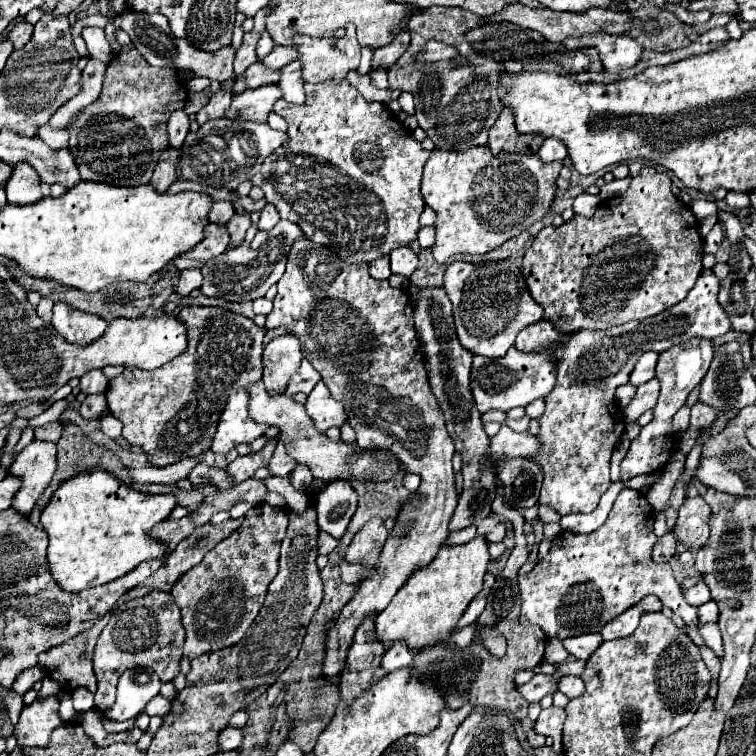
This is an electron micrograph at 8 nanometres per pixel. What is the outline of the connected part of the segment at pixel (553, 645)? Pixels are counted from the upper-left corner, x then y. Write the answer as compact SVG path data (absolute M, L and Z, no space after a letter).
M549 639L547 647L545 647L545 661L551 665L561 665L567 659L567 651L563 649L559 639Z

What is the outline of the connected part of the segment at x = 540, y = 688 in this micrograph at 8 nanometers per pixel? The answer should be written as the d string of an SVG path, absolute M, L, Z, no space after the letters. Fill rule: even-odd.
M535 675L529 683L525 685L519 685L519 693L529 701L529 703L539 703L541 697L557 691L557 685L559 685L559 677L555 675Z

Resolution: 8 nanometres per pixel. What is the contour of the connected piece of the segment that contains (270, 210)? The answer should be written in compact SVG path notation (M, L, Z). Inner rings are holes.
M265 205L263 211L261 211L261 217L259 217L257 227L259 227L259 231L271 231L277 225L277 221L279 221L277 209L273 205Z

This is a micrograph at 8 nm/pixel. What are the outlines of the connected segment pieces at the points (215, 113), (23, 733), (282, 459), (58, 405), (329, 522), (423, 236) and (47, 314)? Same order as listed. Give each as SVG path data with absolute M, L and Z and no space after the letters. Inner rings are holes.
M221 87L219 91L215 91L215 93L209 97L207 105L201 107L201 111L195 115L197 123L203 125L203 123L209 121L209 119L223 117L223 113L225 113L225 109L229 107L229 103L231 103L231 91L227 91L227 89Z
M53 695L25 705L13 735L21 747L47 747L53 729L57 729L61 723L59 701Z
M277 437L277 447L275 447L275 453L273 453L273 459L269 463L269 471L271 475L279 475L279 477L285 477L289 475L291 467L295 467L297 463L293 463L293 459L289 459L289 455L285 453L285 443L281 443L281 437Z
M65 399L55 401L47 411L43 411L39 417L31 419L31 421L29 421L29 427L39 427L39 425L45 425L45 423L49 423L49 421L59 419L61 413L63 413L63 409L67 409L67 407L69 407L69 405L67 405Z
M349 481L329 483L315 495L317 503L313 503L317 511L317 525L321 531L341 539L351 515L357 509L357 491L351 487Z
M433 225L431 227L421 227L419 229L419 237L417 237L419 245L421 247L431 247L433 245L433 239L435 239L435 233L437 233L437 229Z
M41 298L36 312L45 321L45 323L51 324L51 318L52 318L52 309L53 309L54 302L49 298Z

